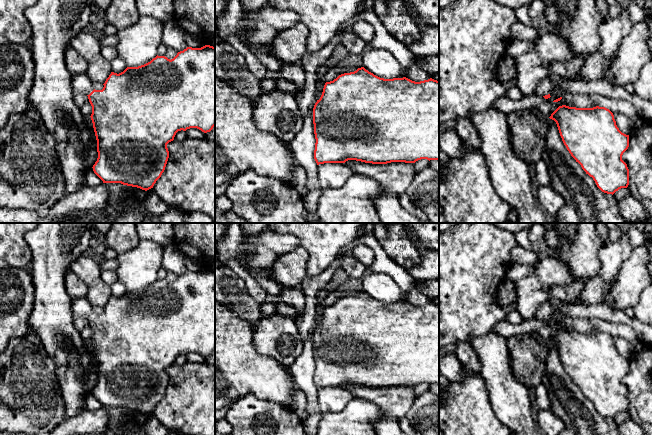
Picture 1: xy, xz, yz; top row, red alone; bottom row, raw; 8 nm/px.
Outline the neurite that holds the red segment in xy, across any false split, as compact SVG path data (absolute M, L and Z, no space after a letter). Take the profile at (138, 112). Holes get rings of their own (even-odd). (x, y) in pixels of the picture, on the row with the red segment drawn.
M187 47L173 59L156 56L150 62L127 67L117 74L111 72L102 90L95 90L86 73L72 74L71 88L74 95L88 96L92 106L91 120L97 140L98 158L93 165L94 173L103 183L121 183L142 190L153 188L165 170L169 151L167 144L174 140L178 131L197 128L204 133L215 126L215 47Z

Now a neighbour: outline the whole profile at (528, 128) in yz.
M537 108L518 110L507 115L511 148L515 156L527 164L542 159L546 145L549 117Z

